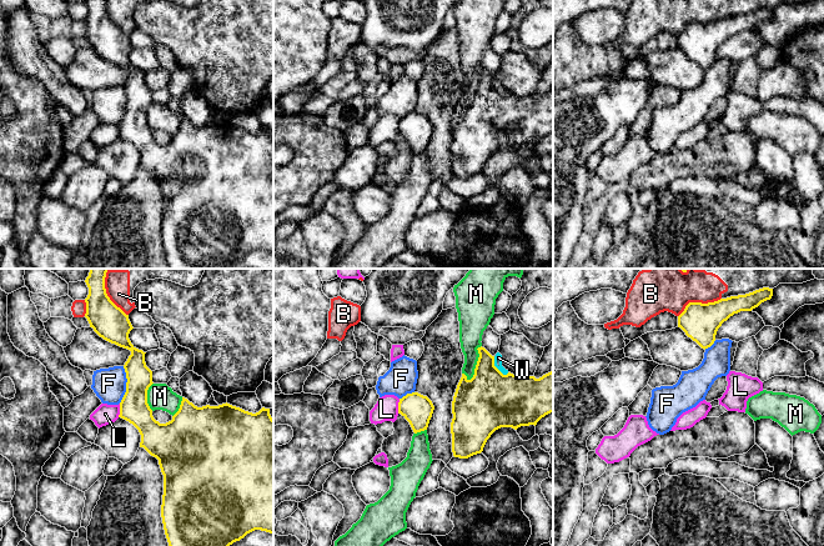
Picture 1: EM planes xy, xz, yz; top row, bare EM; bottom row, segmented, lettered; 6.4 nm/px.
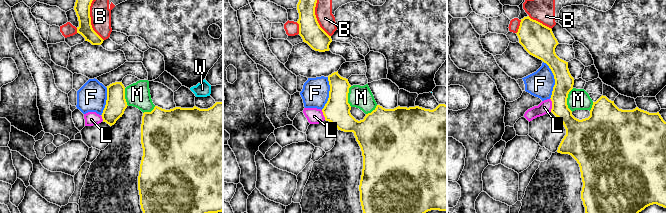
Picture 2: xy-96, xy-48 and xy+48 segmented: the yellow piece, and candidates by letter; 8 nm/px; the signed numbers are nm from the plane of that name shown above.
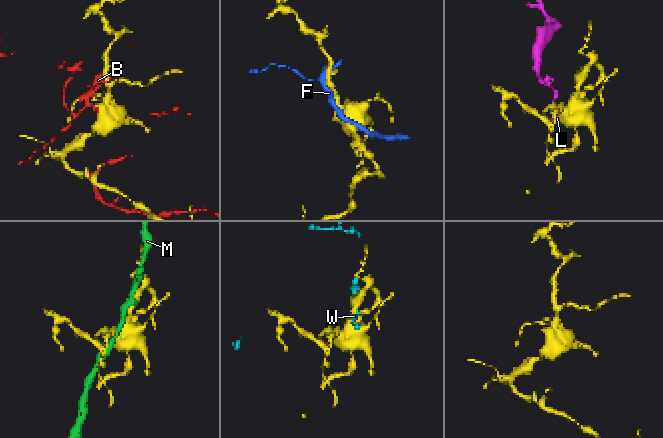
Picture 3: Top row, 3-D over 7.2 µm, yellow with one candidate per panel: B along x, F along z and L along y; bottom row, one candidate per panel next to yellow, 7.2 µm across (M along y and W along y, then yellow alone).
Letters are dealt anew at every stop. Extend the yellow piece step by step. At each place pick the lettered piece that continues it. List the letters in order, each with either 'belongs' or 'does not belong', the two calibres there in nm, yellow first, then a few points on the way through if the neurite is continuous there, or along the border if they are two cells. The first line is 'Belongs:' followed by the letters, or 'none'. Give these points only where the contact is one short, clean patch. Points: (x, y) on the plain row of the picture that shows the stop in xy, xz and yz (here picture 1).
Belongs: none
B: does not belong | 240/200 nm
F: does not belong | 190/200 nm
L: does not belong | 190/150 nm | along xz (400, 119), (397, 133)
M: does not belong | 380/160 nm
W: does not belong | 380/50 nm

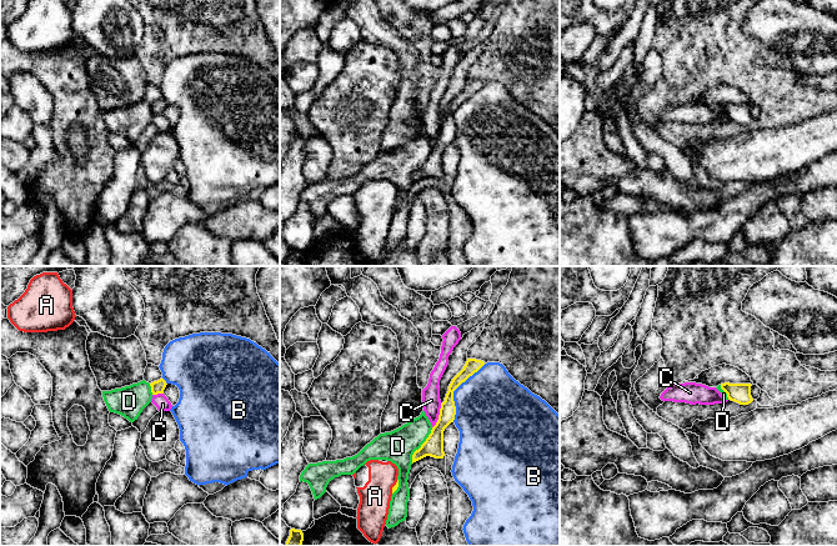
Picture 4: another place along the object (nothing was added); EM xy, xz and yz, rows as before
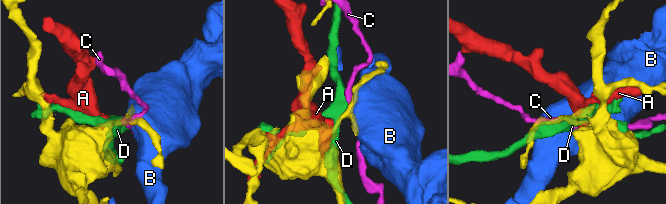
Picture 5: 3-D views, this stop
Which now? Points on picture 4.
Belongs: none
A: does not belong | 30/200 nm
B: does not belong | 110/440 nm
C: does not belong | 130/110 nm | along xz (441, 124), (439, 139), (432, 148)
D: does not belong | 130/220 nm

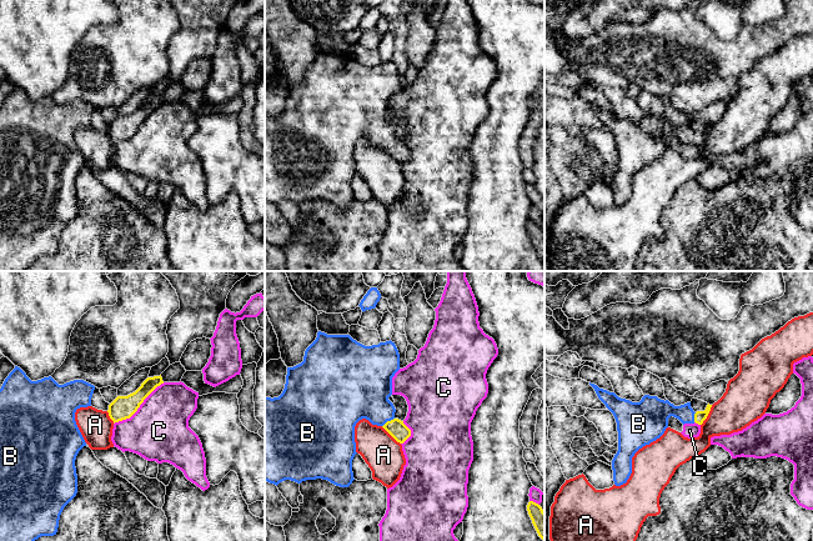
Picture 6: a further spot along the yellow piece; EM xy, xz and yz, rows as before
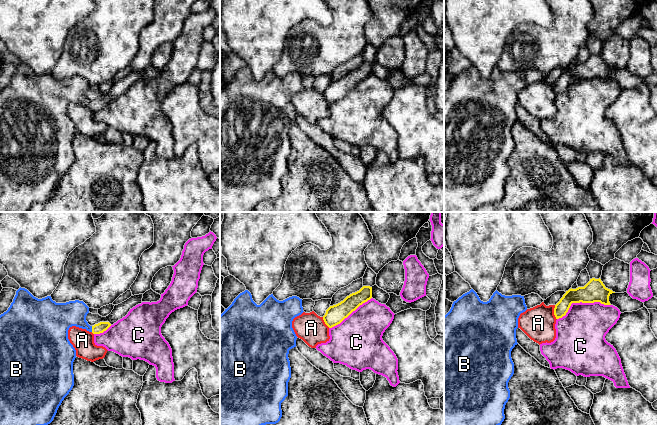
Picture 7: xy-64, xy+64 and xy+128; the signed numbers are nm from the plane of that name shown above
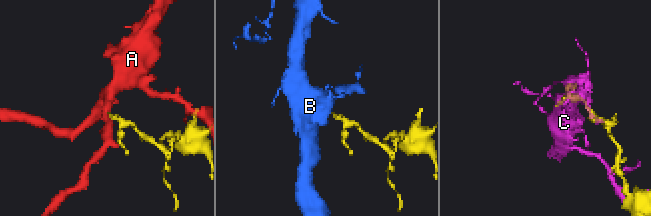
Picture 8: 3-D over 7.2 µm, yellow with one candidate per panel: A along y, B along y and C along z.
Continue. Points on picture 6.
Belongs: B
A: does not belong | 80/280 nm | along yz (712, 125), (701, 145)
B: belongs | 120/340 nm | across xz (396, 148), (387, 141), (362, 111)
C: does not belong | 150/380 nm

